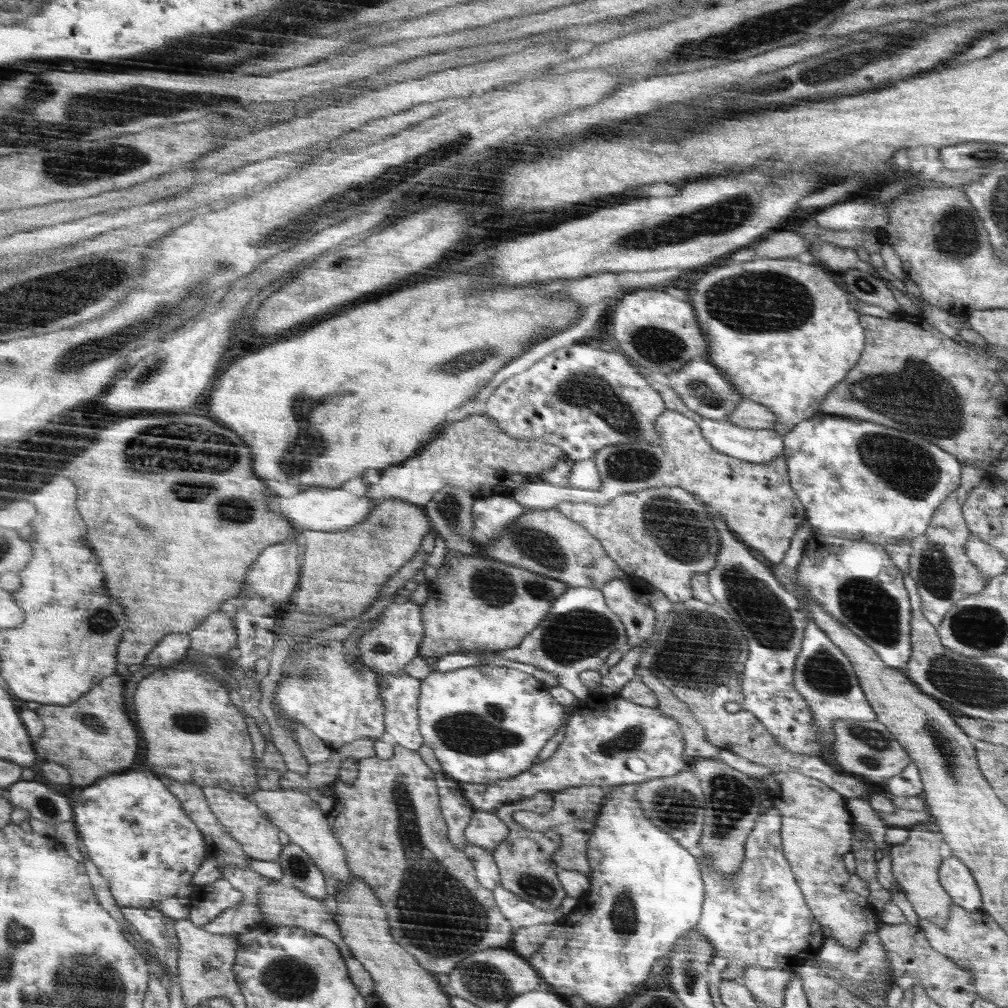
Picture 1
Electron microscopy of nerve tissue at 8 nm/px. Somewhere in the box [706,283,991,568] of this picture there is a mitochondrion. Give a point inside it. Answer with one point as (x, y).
(927, 406)

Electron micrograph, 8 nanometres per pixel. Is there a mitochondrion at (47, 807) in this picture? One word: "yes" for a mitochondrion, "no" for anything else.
yes

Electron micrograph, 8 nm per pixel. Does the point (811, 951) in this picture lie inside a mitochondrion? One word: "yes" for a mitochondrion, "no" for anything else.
no

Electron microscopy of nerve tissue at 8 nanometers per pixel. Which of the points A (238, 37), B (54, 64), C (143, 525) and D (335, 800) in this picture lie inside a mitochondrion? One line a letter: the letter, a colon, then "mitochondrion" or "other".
A: other
B: other
C: mitochondrion
D: other

